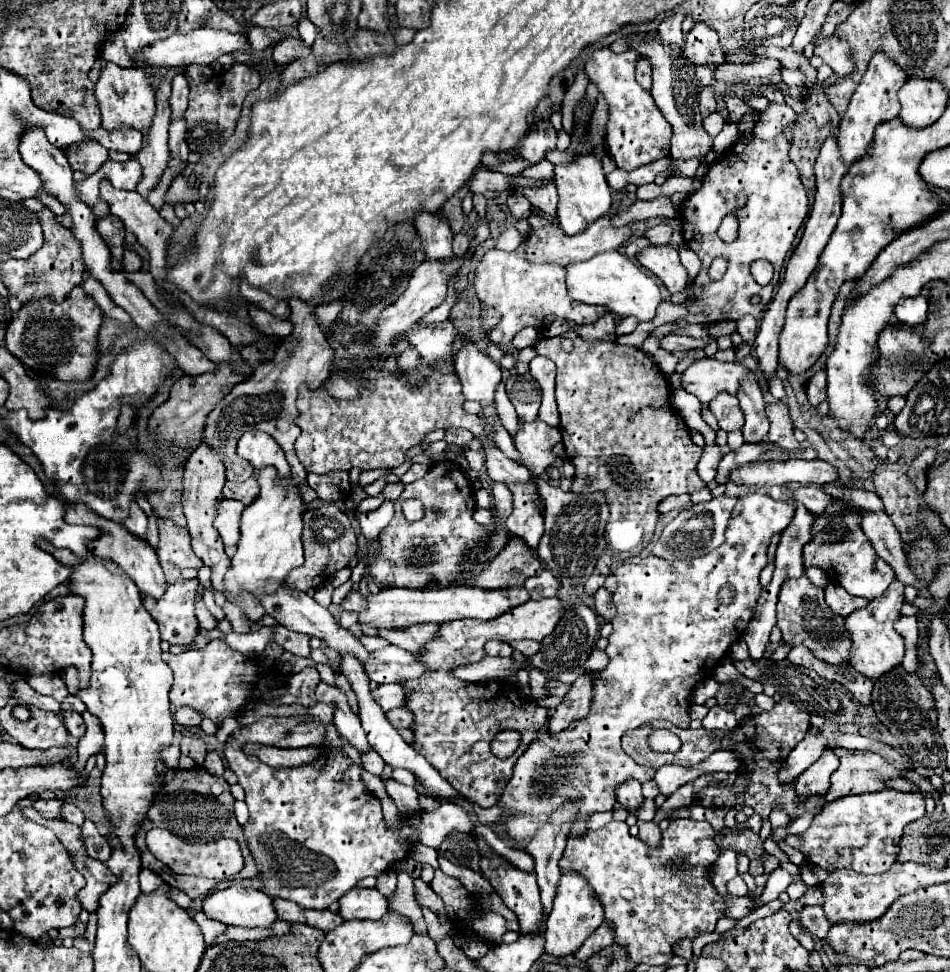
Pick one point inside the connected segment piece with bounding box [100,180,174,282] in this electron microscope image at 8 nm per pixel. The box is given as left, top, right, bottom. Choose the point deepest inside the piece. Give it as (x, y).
(137, 214)

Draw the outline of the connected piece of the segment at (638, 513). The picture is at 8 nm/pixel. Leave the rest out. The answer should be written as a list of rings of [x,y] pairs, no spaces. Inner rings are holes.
[[[568,330],[564,334],[574,342],[572,352],[564,352],[560,348],[562,336],[554,338],[542,338],[536,342],[536,354],[550,358],[556,368],[556,402],[560,412],[560,432],[562,442],[568,454],[568,460],[574,464],[574,494],[588,494],[588,492],[600,492],[608,498],[610,518],[606,524],[606,548],[602,552],[602,558],[596,562],[596,568],[592,576],[586,580],[586,594],[592,596],[608,578],[610,566],[614,562],[624,562],[626,558],[632,558],[640,554],[644,546],[650,544],[654,528],[658,524],[660,512],[658,504],[674,494],[692,494],[696,490],[706,488],[706,482],[700,480],[696,474],[696,462],[700,460],[702,448],[698,448],[690,440],[690,430],[680,416],[680,412],[672,406],[672,388],[668,384],[668,378],[662,374],[660,366],[648,358],[648,354],[634,346],[622,346],[618,342],[600,342],[600,340],[584,340],[574,330]],[[584,478],[592,478],[592,484],[582,484]]]

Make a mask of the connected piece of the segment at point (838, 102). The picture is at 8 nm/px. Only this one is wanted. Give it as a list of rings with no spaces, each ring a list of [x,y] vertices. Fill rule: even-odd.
[[[846,76],[846,78],[838,78],[836,84],[828,86],[826,94],[828,94],[830,104],[832,104],[840,114],[844,114],[854,90],[856,90],[856,80],[854,80],[852,76]]]

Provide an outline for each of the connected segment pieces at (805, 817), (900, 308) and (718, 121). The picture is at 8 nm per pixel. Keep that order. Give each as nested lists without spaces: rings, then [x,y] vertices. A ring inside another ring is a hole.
[[[806,812],[796,819],[788,828],[789,835],[801,834],[806,831],[810,827],[814,816],[814,812]]]
[[[916,296],[916,298],[902,298],[896,308],[894,314],[898,318],[898,322],[914,328],[920,324],[926,324],[928,318],[928,300],[924,296]]]
[[[714,112],[714,114],[710,114],[708,118],[704,118],[702,126],[708,130],[708,134],[716,136],[716,134],[722,130],[722,126],[724,126],[724,118],[722,118],[718,112]]]

